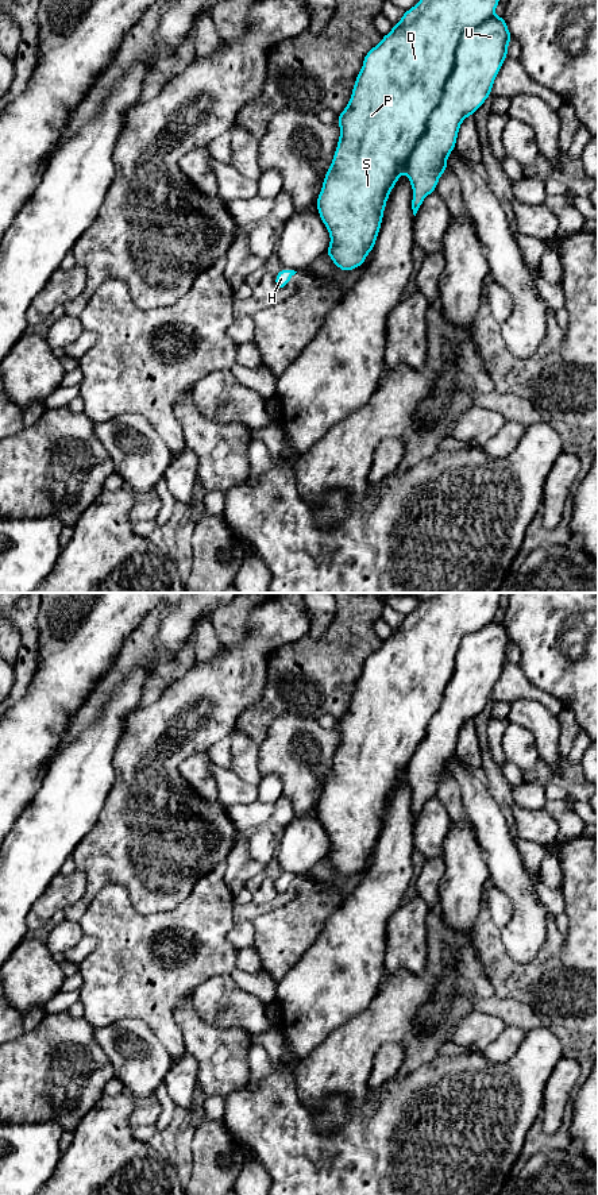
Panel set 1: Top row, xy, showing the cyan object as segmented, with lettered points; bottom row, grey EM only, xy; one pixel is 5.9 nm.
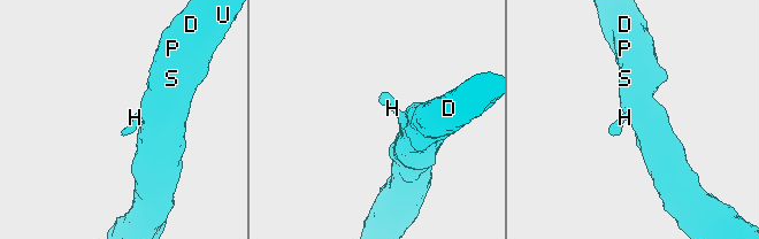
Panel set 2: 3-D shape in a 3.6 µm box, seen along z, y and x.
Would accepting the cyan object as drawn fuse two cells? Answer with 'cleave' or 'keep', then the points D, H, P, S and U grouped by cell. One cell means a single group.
keep; groups D H P S U

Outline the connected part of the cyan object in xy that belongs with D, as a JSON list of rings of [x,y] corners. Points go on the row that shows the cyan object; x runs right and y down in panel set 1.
[[[418,0],[413,8],[404,12],[402,19],[391,28],[391,31],[386,34],[382,41],[364,55],[363,66],[356,76],[350,103],[337,116],[337,123],[340,127],[337,147],[335,150],[332,163],[324,177],[321,192],[316,200],[319,216],[321,217],[331,236],[331,243],[325,254],[331,257],[332,262],[340,270],[350,271],[358,266],[362,266],[367,254],[373,251],[381,230],[386,201],[401,173],[405,173],[412,184],[412,209],[414,216],[424,198],[436,190],[439,178],[447,170],[447,158],[455,149],[462,122],[467,116],[474,115],[474,112],[491,95],[493,82],[499,73],[505,58],[508,57],[508,45],[513,35],[509,32],[505,19],[502,16],[493,15],[498,3],[499,0]]]

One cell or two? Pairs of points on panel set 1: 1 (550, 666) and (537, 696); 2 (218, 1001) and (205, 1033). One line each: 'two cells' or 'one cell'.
1: two cells
2: two cells

